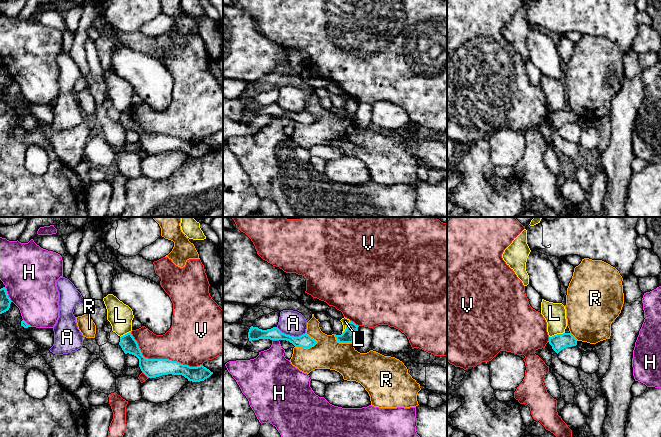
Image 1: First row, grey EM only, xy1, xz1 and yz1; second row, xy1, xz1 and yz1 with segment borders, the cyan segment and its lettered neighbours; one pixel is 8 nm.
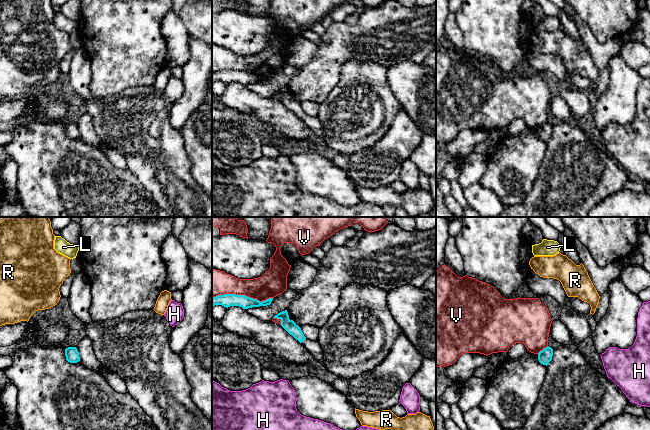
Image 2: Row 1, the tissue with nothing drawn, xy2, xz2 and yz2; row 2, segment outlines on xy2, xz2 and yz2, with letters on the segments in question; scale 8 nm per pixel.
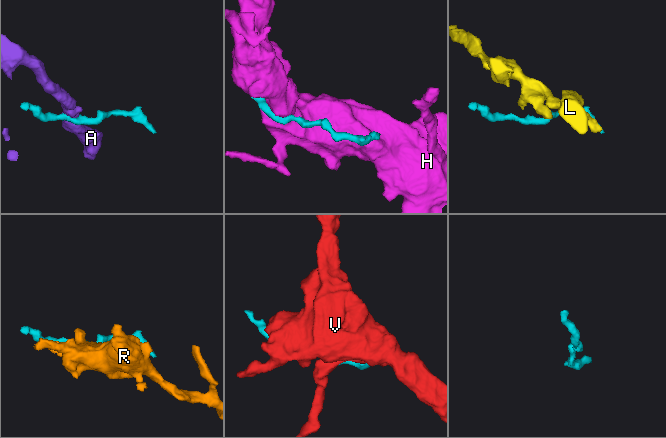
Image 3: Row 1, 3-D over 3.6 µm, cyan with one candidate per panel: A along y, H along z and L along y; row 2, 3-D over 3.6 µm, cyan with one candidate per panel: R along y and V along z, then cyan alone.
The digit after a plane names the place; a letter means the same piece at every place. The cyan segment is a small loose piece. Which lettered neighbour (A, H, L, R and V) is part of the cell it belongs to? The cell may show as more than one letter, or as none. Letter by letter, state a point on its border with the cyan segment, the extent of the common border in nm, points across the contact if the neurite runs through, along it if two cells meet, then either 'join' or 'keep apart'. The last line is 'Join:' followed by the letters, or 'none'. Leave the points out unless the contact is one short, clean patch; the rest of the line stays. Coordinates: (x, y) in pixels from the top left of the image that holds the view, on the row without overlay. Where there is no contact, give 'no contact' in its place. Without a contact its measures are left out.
A: meets cyan in xz1 at (291, 112); contact 240 nm long; border along xz1 (276, 103), (282, 108), (294, 112), (300, 112), (305, 109); keep apart
H: meets cyan in xz1 at (275, 115); contact 60 nm long; keep apart
L: meets cyan in yz1 at (557, 110); contact 130 nm long; border along yz1 (564, 108), (549, 113); keep apart
R: meets cyan in xz1 at (306, 123); contact 190 nm long; border along xz1 (317, 117), (309, 123), (295, 123); keep apart
V: meets cyan in xy1 at (161, 135); contact 650 nm long; keep apart
Join: none

